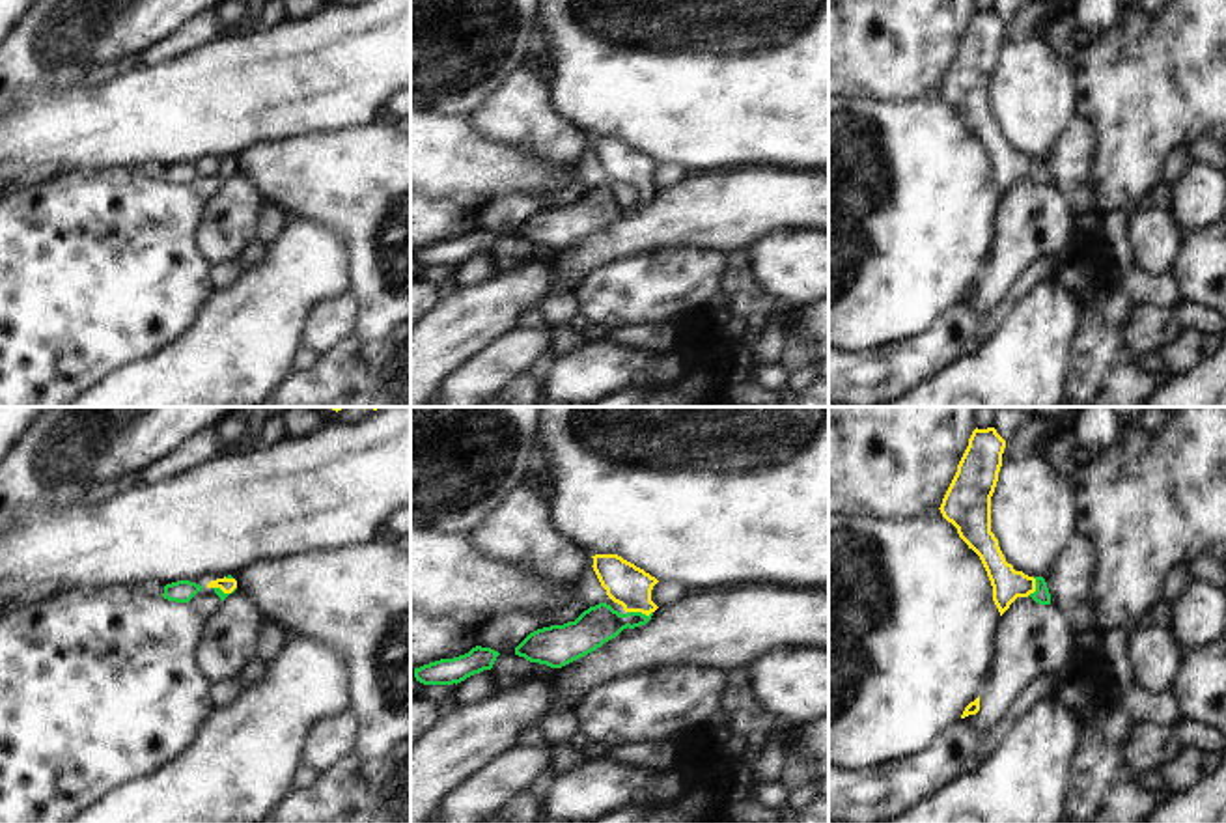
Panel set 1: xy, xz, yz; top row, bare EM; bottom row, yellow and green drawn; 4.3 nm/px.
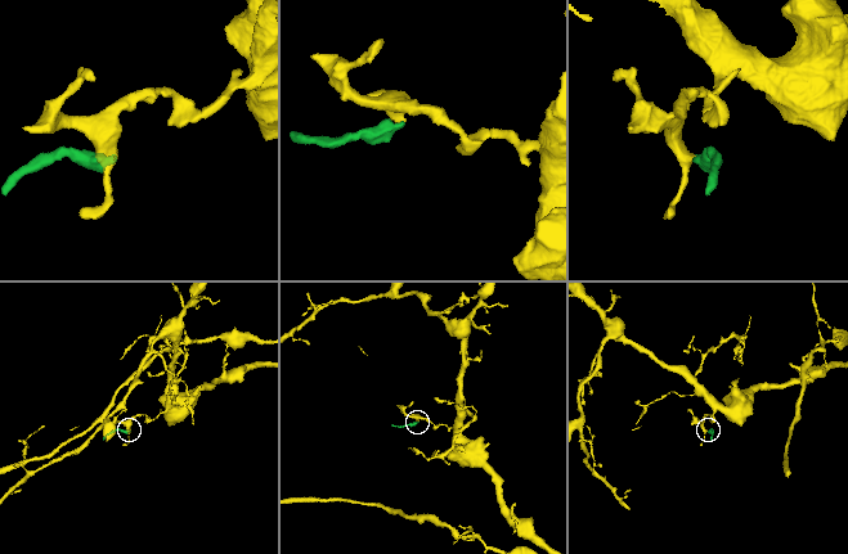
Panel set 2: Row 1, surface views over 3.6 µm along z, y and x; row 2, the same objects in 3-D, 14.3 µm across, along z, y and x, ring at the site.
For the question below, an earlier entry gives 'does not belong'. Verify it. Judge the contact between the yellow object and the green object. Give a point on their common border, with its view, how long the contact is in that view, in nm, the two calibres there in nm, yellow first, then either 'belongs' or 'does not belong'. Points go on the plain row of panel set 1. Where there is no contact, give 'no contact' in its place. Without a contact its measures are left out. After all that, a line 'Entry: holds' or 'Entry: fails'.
xz (640, 193) | 110 nm | 180/160 nm | belongs
Entry: fails

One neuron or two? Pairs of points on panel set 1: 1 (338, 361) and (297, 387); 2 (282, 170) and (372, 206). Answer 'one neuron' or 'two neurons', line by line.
1: one neuron
2: one neuron

